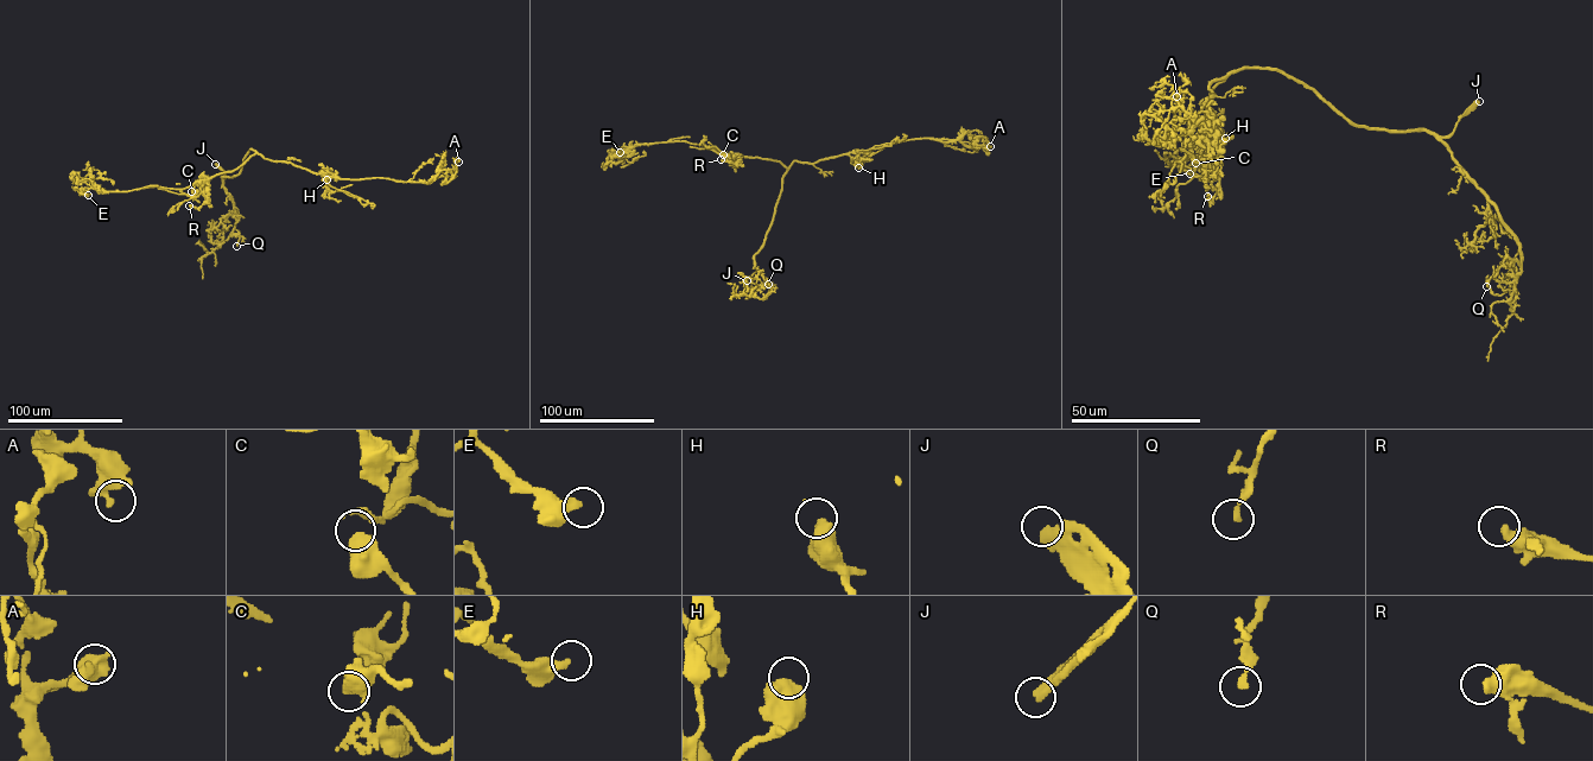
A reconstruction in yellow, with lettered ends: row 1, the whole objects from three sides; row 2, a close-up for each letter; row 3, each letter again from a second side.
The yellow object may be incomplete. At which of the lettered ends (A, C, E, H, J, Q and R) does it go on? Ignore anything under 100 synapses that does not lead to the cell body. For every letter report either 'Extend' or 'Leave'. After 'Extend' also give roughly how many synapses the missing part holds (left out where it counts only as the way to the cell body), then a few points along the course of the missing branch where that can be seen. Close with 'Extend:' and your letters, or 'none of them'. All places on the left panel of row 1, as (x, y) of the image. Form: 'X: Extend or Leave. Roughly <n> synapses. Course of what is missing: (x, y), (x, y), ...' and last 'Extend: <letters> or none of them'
A: Leave
C: Leave
E: Leave
H: Leave
J: Extend
Q: Leave
R: Leave
Extend: J

